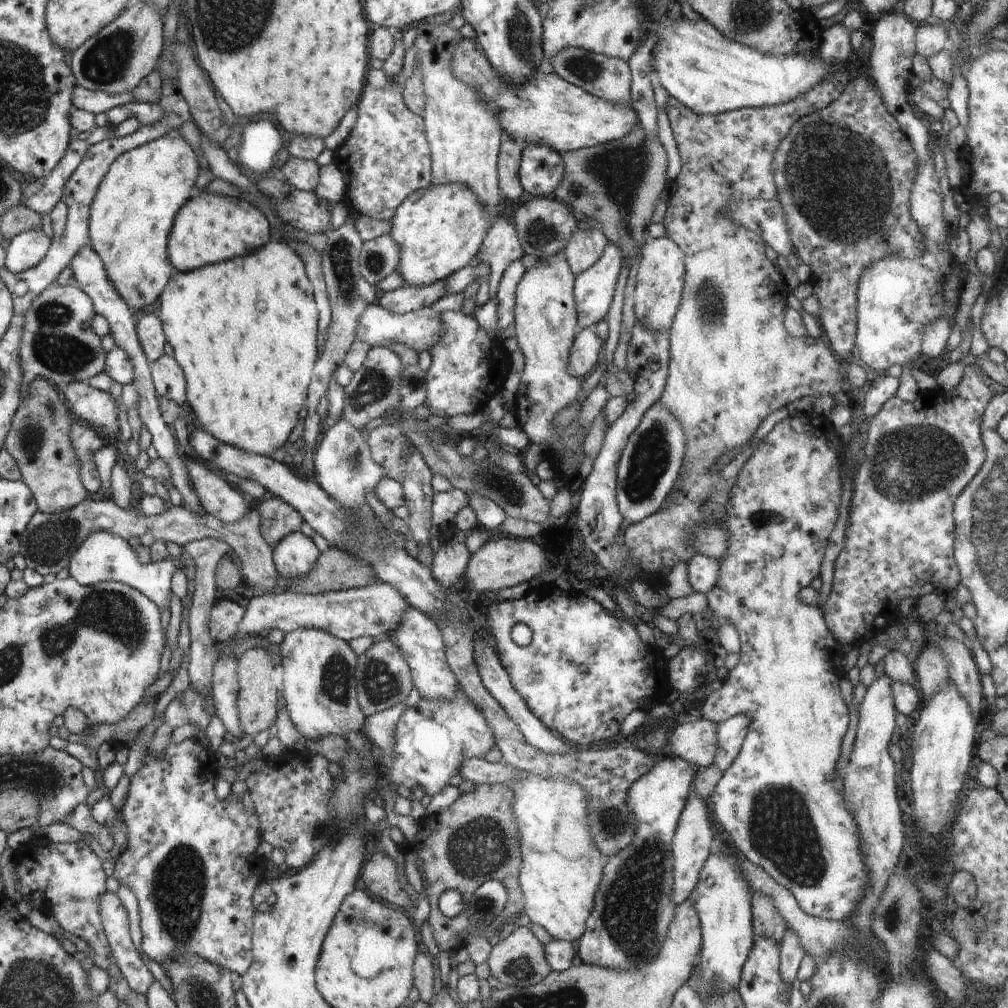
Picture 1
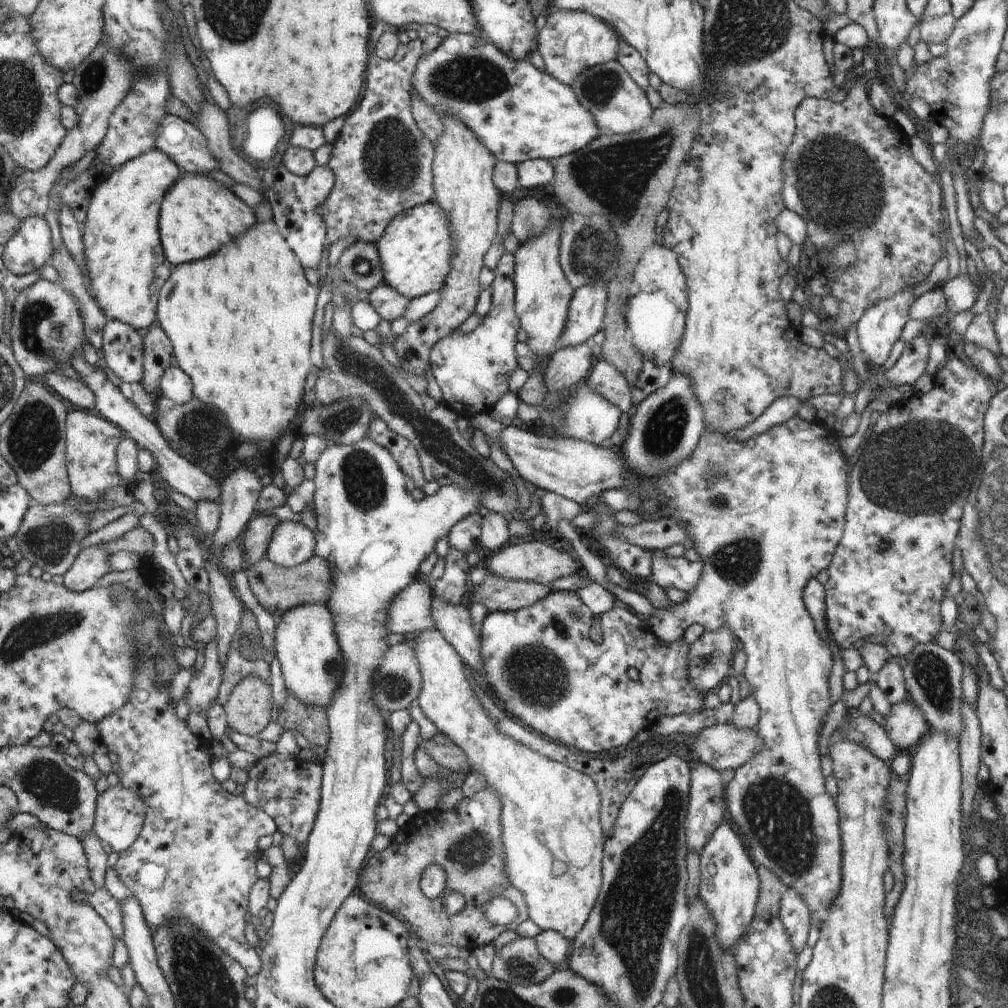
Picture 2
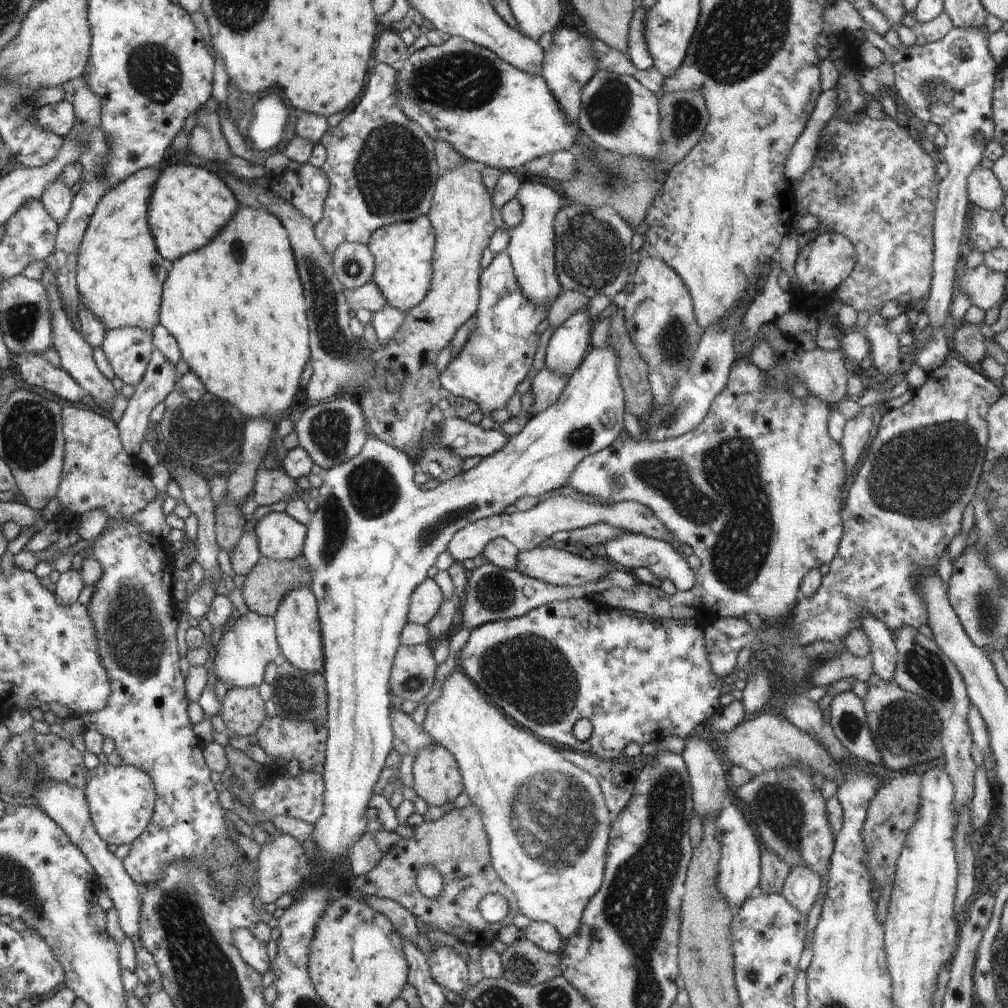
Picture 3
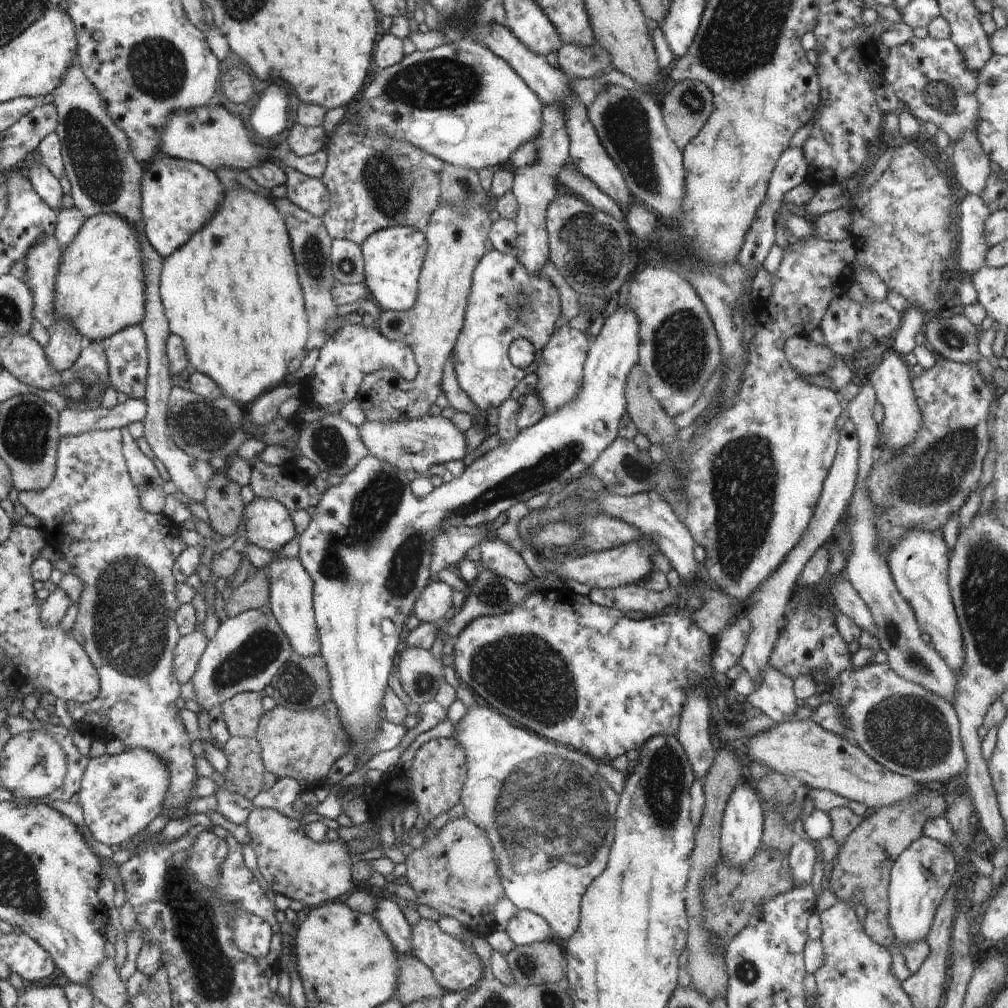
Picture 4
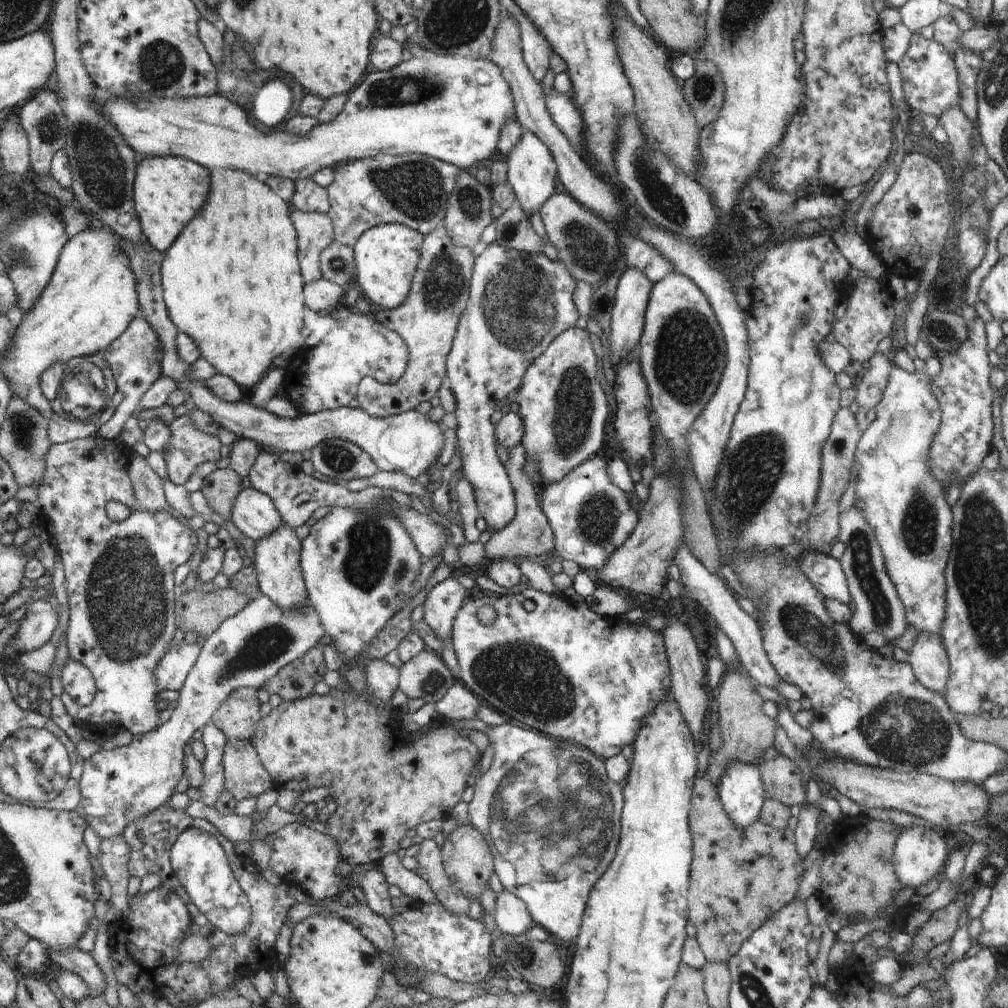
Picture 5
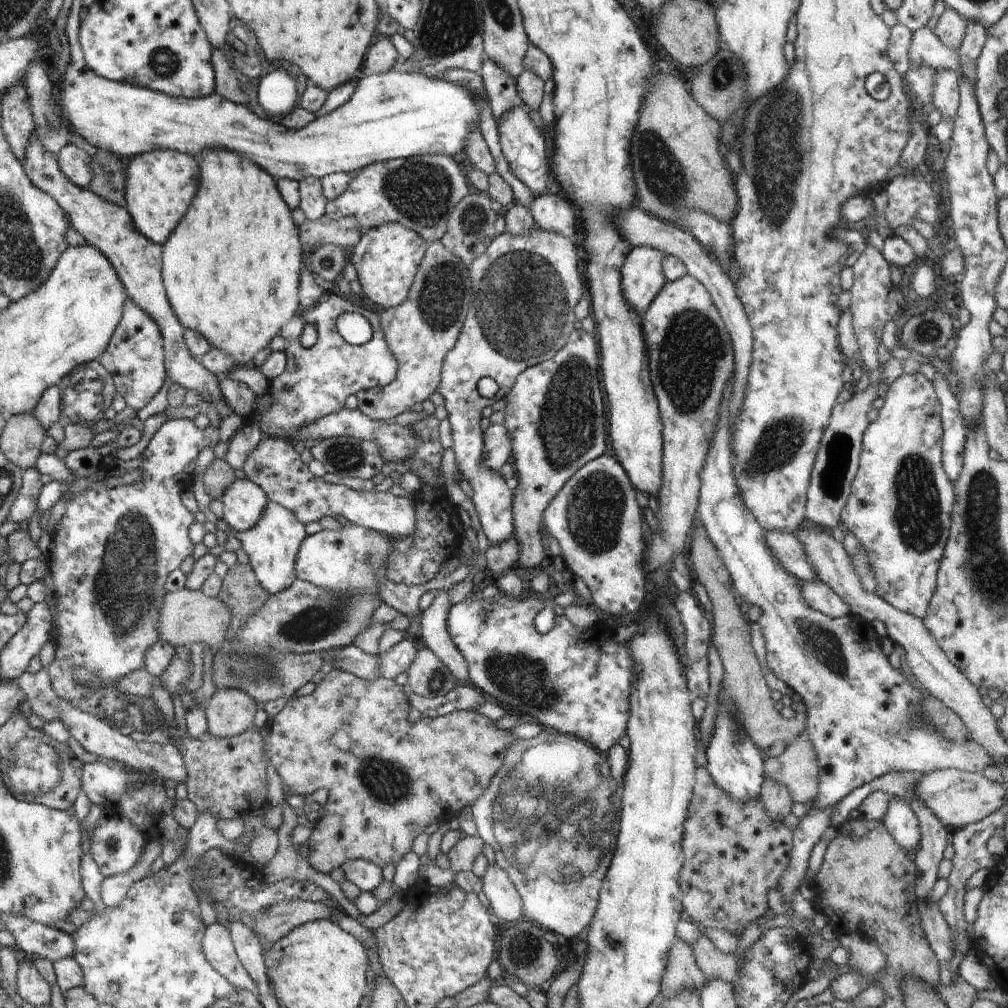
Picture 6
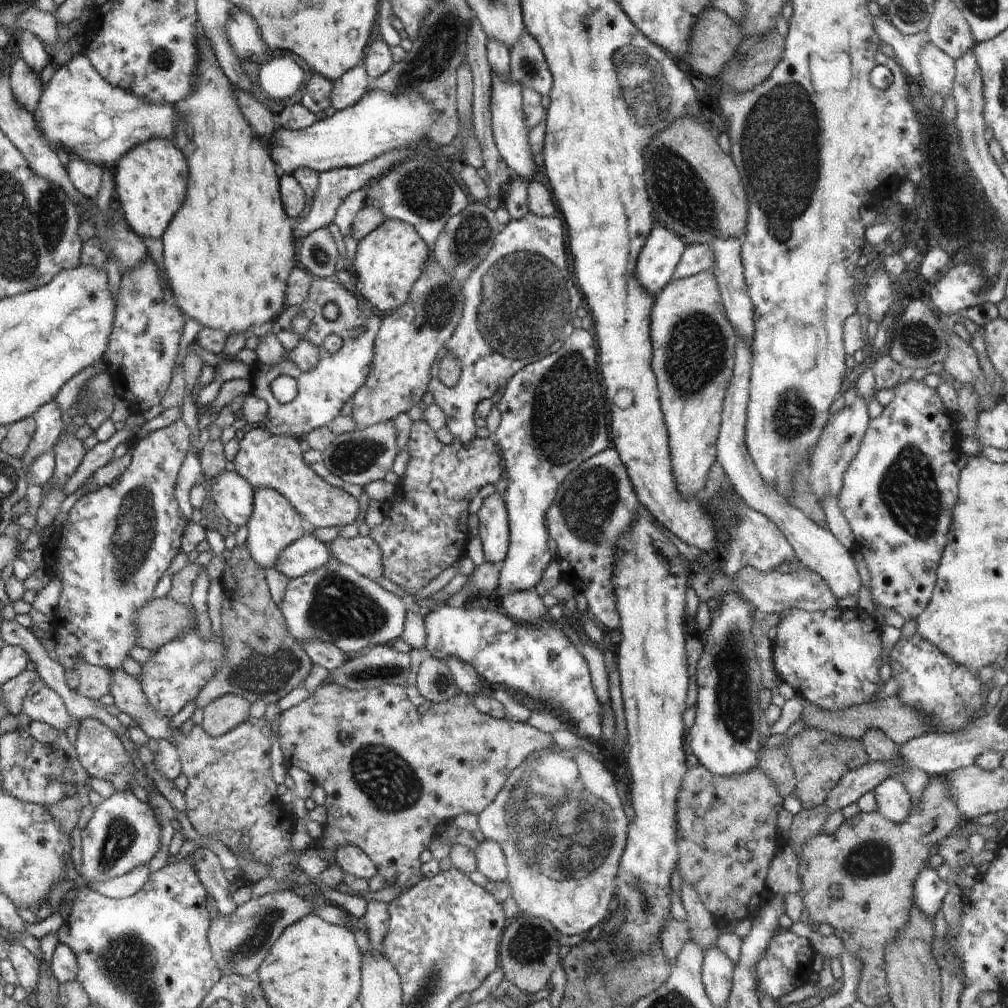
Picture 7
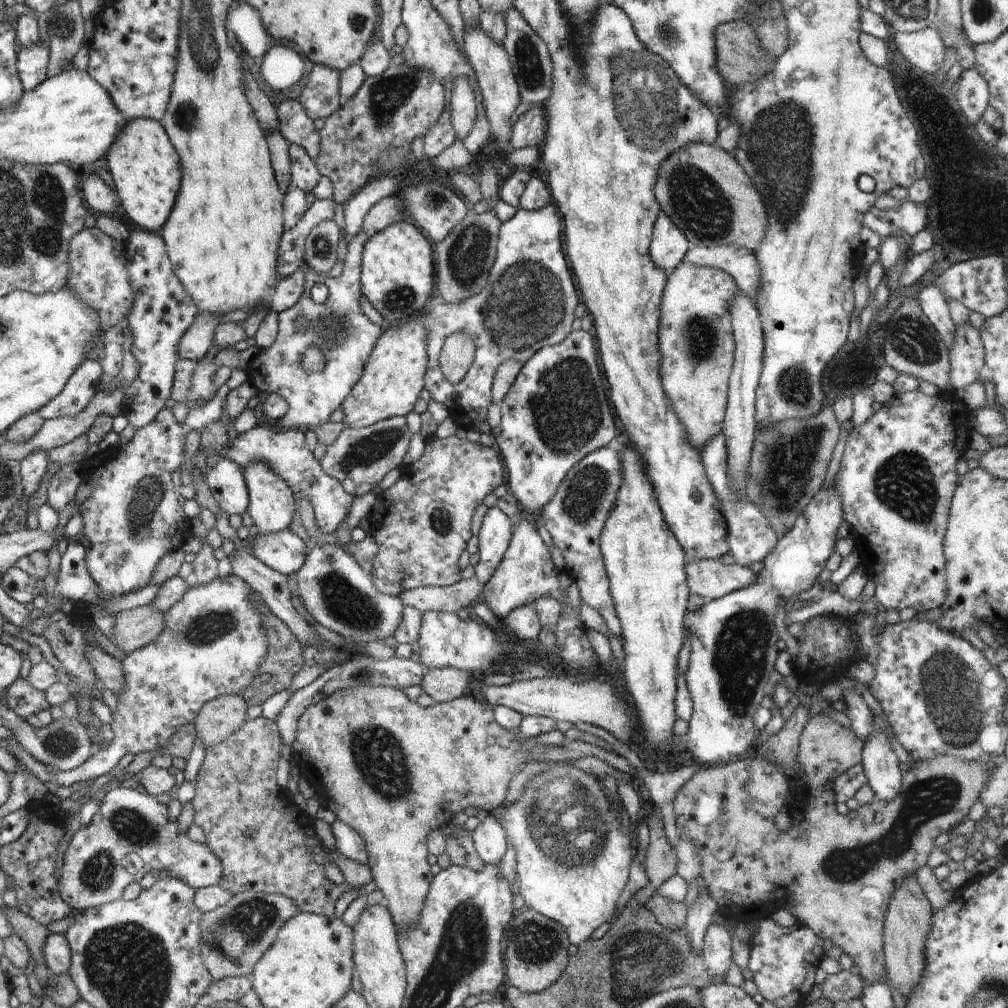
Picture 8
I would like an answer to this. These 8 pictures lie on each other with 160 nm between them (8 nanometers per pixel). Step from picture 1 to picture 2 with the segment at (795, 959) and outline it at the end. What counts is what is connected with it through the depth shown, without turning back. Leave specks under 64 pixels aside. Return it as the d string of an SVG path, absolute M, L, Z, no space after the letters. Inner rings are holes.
M788 888L781 898L778 915L784 930L788 932L788 938L792 942L794 950L797 951L796 954L799 954L807 946L812 913L796 892L792 888Z

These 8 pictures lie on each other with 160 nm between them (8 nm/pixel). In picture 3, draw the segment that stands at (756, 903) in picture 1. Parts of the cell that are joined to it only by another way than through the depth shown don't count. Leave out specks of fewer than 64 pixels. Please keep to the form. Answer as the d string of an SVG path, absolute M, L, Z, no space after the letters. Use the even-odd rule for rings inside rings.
M761 852L761 880L758 893L764 896L781 894L790 870L791 868L778 856L774 856L774 852Z

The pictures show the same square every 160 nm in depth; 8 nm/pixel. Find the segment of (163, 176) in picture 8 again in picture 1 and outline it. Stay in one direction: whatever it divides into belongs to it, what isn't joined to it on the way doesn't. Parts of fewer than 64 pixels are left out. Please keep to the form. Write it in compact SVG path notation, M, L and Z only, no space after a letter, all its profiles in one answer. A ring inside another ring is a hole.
M196 193L179 208L167 238L168 256L173 268L190 272L204 266L257 251L272 237L265 214L252 203L217 194Z

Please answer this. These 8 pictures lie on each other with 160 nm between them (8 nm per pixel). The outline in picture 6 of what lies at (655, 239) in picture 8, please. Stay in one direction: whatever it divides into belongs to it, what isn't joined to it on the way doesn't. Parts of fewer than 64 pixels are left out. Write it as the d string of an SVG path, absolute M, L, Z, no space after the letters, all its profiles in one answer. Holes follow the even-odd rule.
M650 246L632 247L621 270L621 290L626 302L640 316L666 284L663 260L665 252Z

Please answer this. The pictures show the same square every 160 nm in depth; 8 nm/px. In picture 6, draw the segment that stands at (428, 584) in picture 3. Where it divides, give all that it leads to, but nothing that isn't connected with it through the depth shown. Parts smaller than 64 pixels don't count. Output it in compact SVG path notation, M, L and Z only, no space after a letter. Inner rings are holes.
M440 591L433 603L423 611L420 618L419 639L430 649L458 682L470 682L467 660L448 634L446 619L452 606L448 602L448 592Z

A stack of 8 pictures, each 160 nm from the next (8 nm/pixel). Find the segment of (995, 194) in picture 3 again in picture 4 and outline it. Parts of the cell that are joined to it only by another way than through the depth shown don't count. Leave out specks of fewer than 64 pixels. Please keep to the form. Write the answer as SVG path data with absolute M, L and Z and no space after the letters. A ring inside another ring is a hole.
M964 132L964 134L960 136L960 140L951 145L948 153L952 166L956 168L956 180L958 184L971 196L980 196L982 190L984 190L986 184L988 184L988 178L990 178L990 172L992 172L990 169L992 163L986 155L986 152L982 149L977 134L974 134L974 132Z

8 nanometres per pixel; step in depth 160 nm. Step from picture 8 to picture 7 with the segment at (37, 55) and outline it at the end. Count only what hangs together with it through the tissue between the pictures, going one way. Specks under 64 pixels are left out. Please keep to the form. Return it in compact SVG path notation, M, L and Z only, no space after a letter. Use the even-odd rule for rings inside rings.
M18 58L11 67L9 79L16 100L33 116L43 91L39 74L23 58Z

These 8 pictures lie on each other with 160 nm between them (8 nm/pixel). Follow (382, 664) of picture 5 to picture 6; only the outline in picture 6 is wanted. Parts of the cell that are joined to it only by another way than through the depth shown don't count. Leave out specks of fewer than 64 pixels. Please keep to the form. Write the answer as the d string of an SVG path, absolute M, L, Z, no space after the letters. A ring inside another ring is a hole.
M350 645L349 647L332 649L331 651L324 651L319 653L323 658L329 655L333 661L334 669L352 673L354 676L360 677L364 680L374 680L381 678L377 674L379 667L379 660L376 655L369 655L364 653L359 647Z

